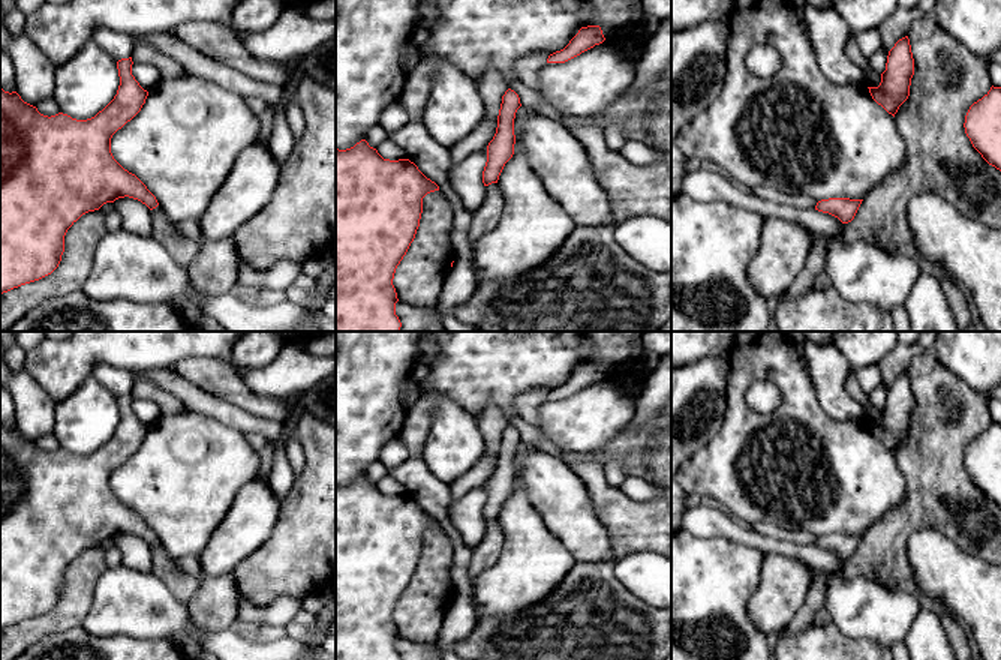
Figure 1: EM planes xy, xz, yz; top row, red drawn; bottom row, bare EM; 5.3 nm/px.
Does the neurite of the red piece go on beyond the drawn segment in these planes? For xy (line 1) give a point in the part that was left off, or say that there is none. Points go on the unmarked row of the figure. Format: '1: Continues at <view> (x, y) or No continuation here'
1: No continuation here

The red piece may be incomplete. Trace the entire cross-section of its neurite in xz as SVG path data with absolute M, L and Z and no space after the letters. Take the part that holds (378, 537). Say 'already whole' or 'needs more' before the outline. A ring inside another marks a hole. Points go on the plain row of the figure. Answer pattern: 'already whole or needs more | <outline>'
already whole | M361 476L354 483L346 486L336 484L336 660L402 660L396 651L396 639L399 634L393 615L397 602L406 591L420 562L423 534L435 526L439 526L439 522L427 514L414 498L409 495L384 495L376 484L369 482L366 476Z

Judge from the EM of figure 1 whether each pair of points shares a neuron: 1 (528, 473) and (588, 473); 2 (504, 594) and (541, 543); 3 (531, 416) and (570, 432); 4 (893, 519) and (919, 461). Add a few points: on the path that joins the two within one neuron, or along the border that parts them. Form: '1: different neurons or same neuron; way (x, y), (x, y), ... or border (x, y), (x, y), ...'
1: different neurons; border (547, 450), (556, 455), (580, 479), (591, 504)
2: same neuron; way (516, 582), (532, 566), (532, 555)
3: different neurons; border (546, 398), (540, 405), (538, 428)
4: same neuron; way (908, 507), (919, 497), (919, 476)

